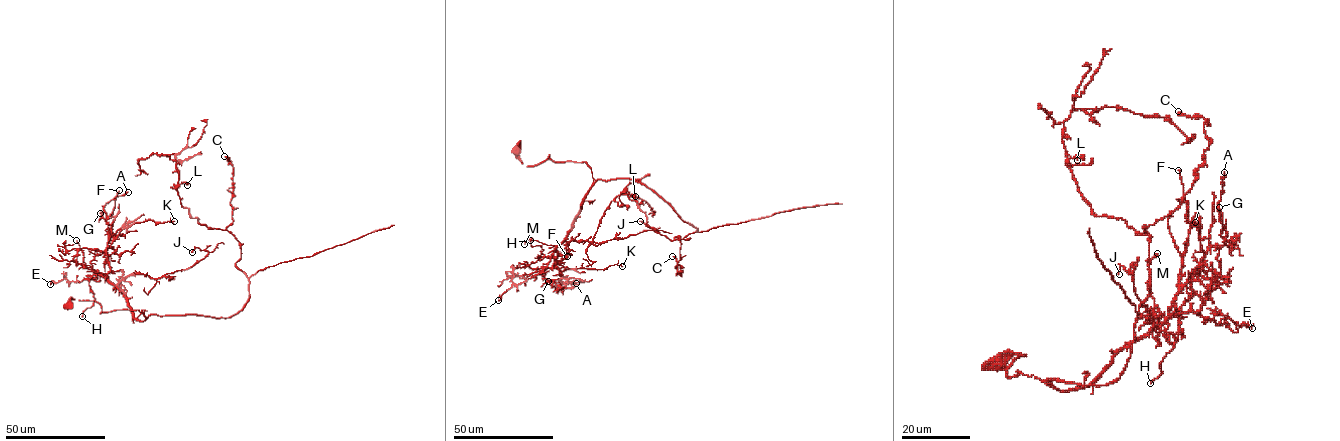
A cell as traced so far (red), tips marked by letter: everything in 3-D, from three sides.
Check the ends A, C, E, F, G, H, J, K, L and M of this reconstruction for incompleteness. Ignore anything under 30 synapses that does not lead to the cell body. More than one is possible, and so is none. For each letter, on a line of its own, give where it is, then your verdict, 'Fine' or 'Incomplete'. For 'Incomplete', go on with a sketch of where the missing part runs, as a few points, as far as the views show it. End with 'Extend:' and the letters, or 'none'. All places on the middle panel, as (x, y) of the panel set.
A: Place: (576, 283). Fine
C: Place: (672, 256). Fine
E: Place: (498, 300). Fine
F: Place: (567, 256). Fine
G: Place: (548, 281). Fine
H: Place: (530, 240). Fine
J: Place: (640, 221). Fine
K: Place: (622, 266). Fine
L: Place: (635, 196). Fine
M: Place: (524, 244). Fine
Extend: none

